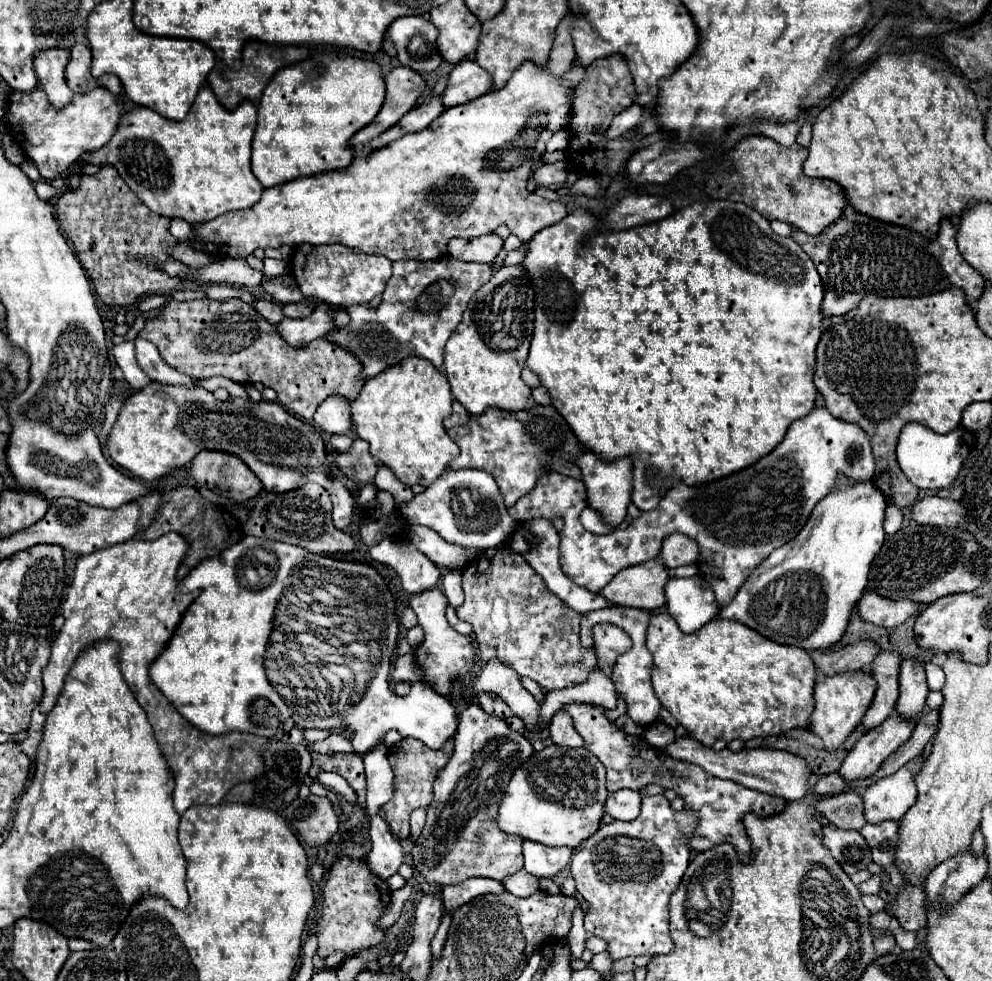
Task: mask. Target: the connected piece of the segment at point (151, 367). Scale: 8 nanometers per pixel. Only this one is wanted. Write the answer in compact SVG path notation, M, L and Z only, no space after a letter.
M136 337L134 343L136 343L136 359L138 359L138 365L142 367L142 371L152 381L158 381L158 383L164 383L164 385L198 387L198 383L192 377L188 377L188 375L184 375L184 373L168 367L162 361L162 357L160 357L160 353L158 353L158 349L156 349L154 343L150 343L146 339L140 339L140 337Z

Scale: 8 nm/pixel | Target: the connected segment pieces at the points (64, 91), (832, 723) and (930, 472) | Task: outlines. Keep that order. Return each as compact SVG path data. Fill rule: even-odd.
M58 47L34 55L34 69L38 81L48 95L48 101L56 109L64 109L74 97L74 93L70 91L64 79L68 59L70 59L68 49L58 49Z
M842 671L836 675L824 675L814 687L814 713L810 717L812 733L822 737L826 749L836 749L842 741L860 725L862 715L870 707L876 693L876 679L866 671Z
M908 423L898 439L898 447L896 447L896 457L898 457L898 465L902 469L902 473L908 477L908 481L912 485L916 485L918 489L946 489L954 483L954 479L958 477L958 471L962 467L962 463L966 461L966 457L970 455L974 447L974 435L962 427L940 435L934 433L930 427L924 427L922 423Z

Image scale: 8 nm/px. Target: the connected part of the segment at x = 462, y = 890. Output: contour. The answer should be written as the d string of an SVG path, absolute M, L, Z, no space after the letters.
M472 877L460 885L448 885L442 889L442 901L448 911L458 909L460 905L468 903L470 899L478 895L488 895L488 893L502 893L504 885L502 881L496 879L484 879L484 877Z

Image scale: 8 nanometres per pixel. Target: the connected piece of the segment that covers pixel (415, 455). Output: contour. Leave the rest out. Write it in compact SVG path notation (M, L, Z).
M408 357L402 363L386 367L384 373L372 377L364 383L360 395L352 401L352 421L360 439L370 443L370 453L376 463L384 463L394 471L394 475L404 485L420 483L428 487L438 479L450 465L452 459L460 453L456 443L448 437L444 429L444 419L452 413L452 393L448 387L448 377L438 371L432 363L420 357Z

